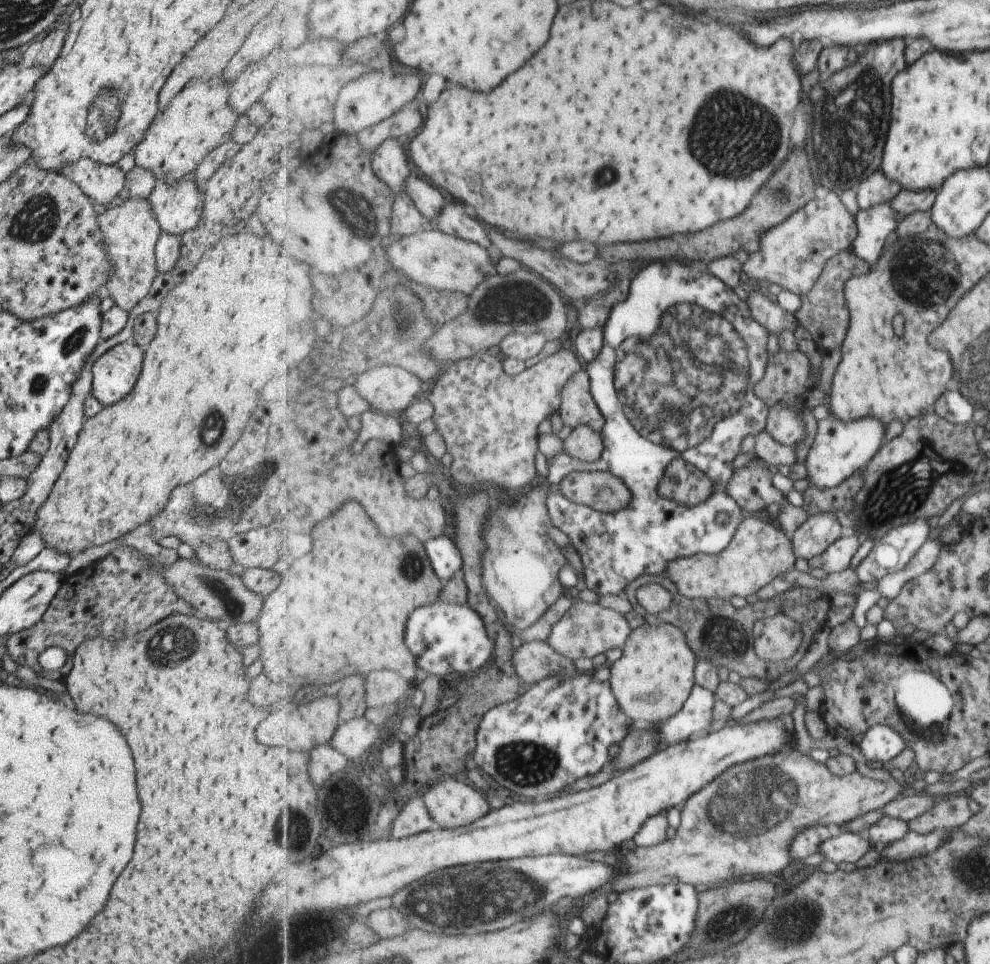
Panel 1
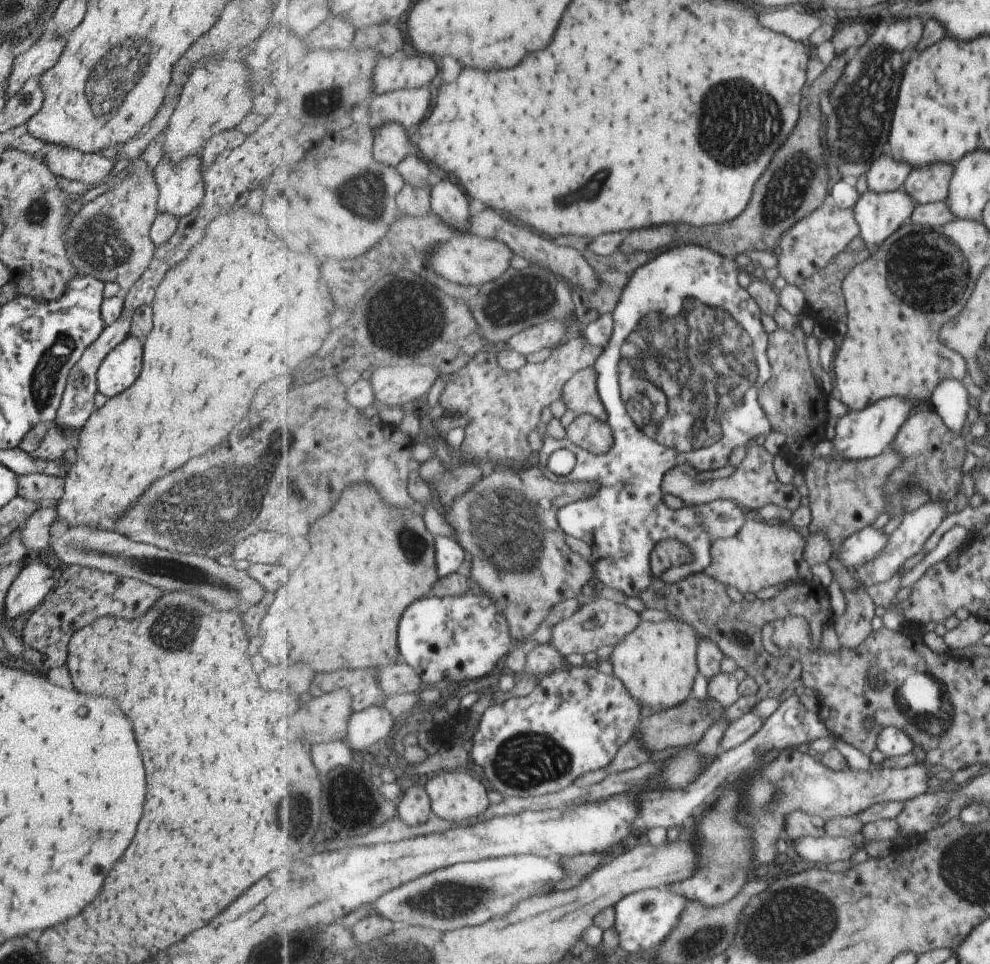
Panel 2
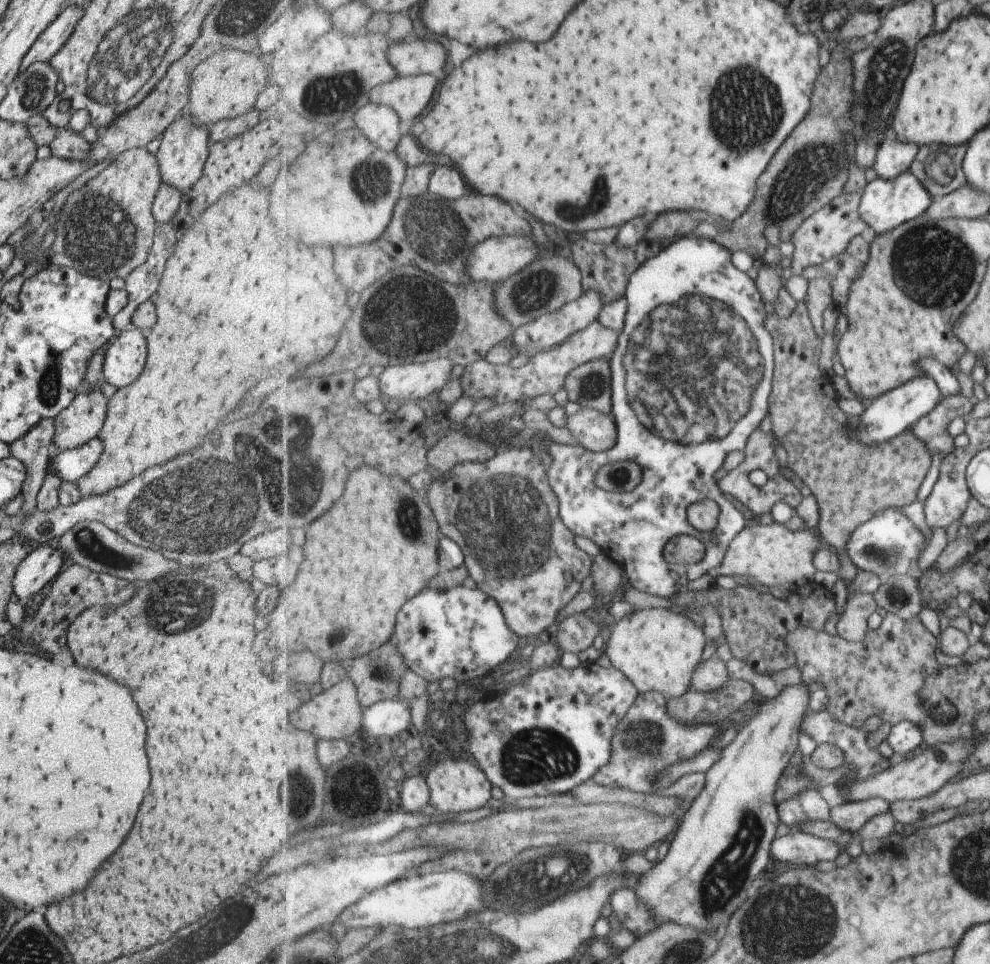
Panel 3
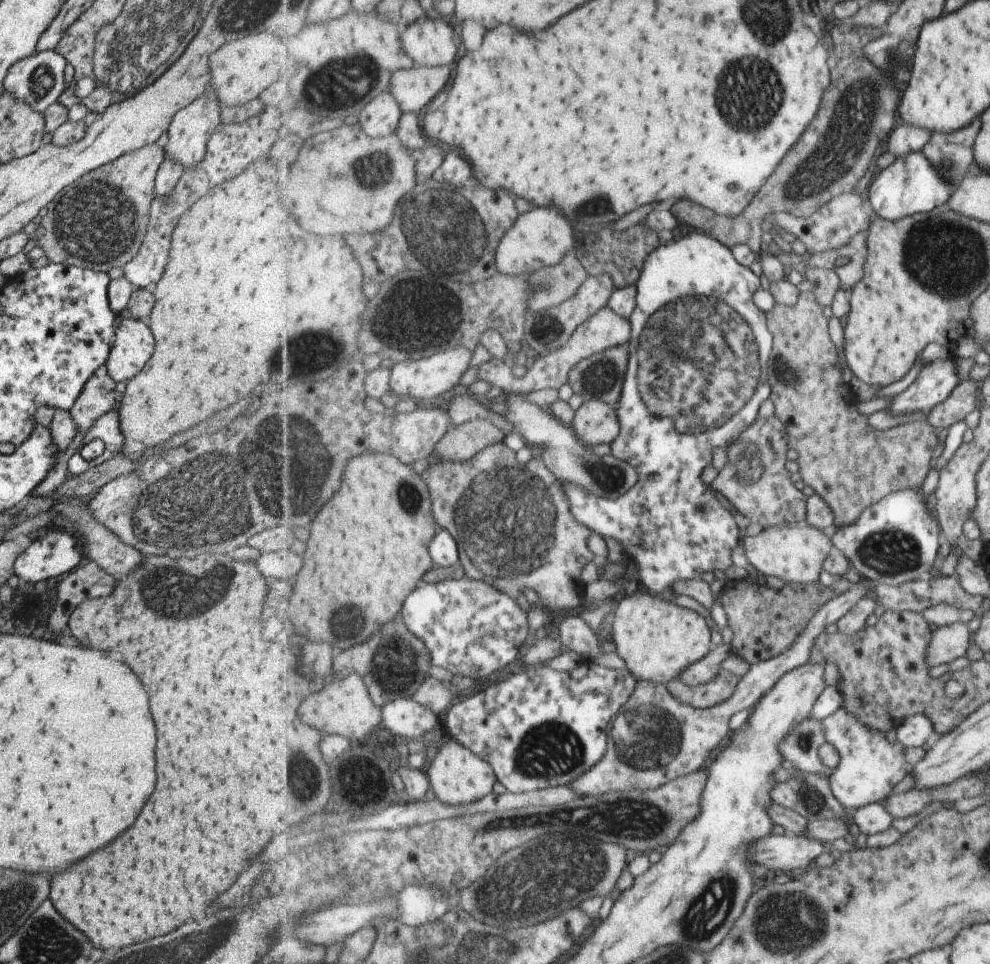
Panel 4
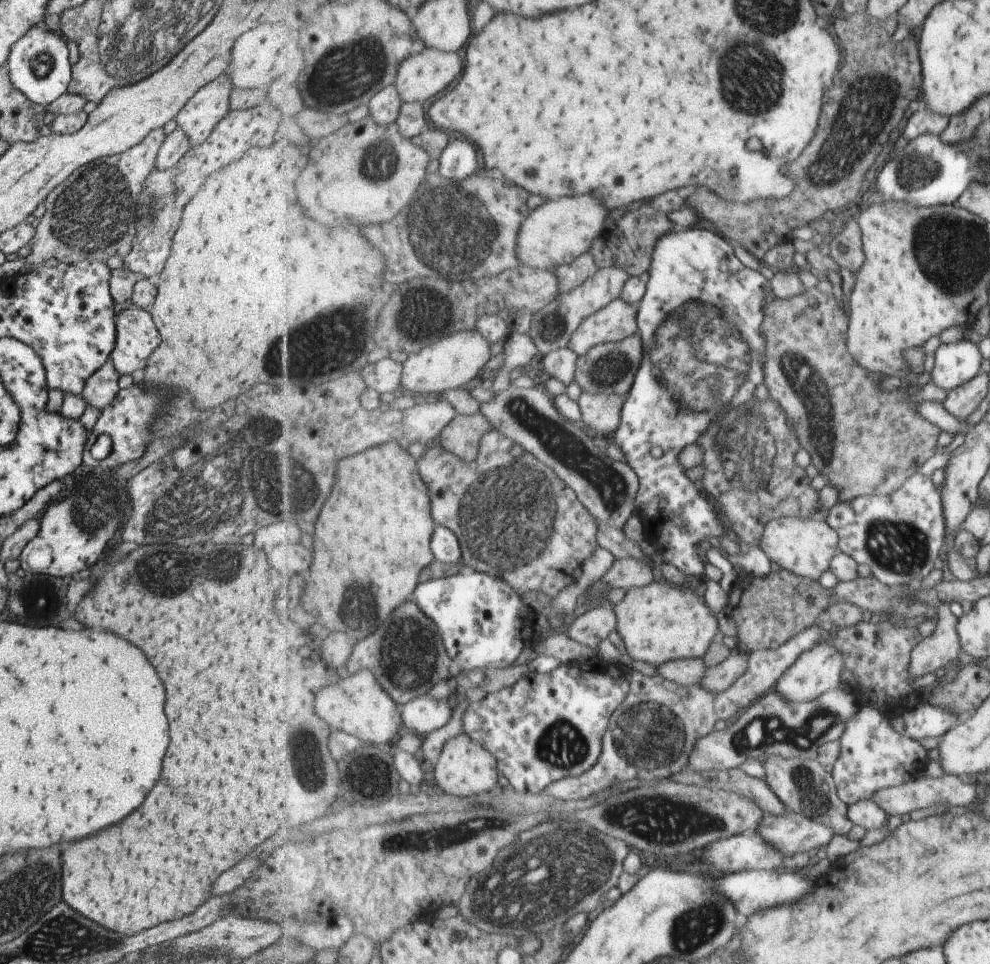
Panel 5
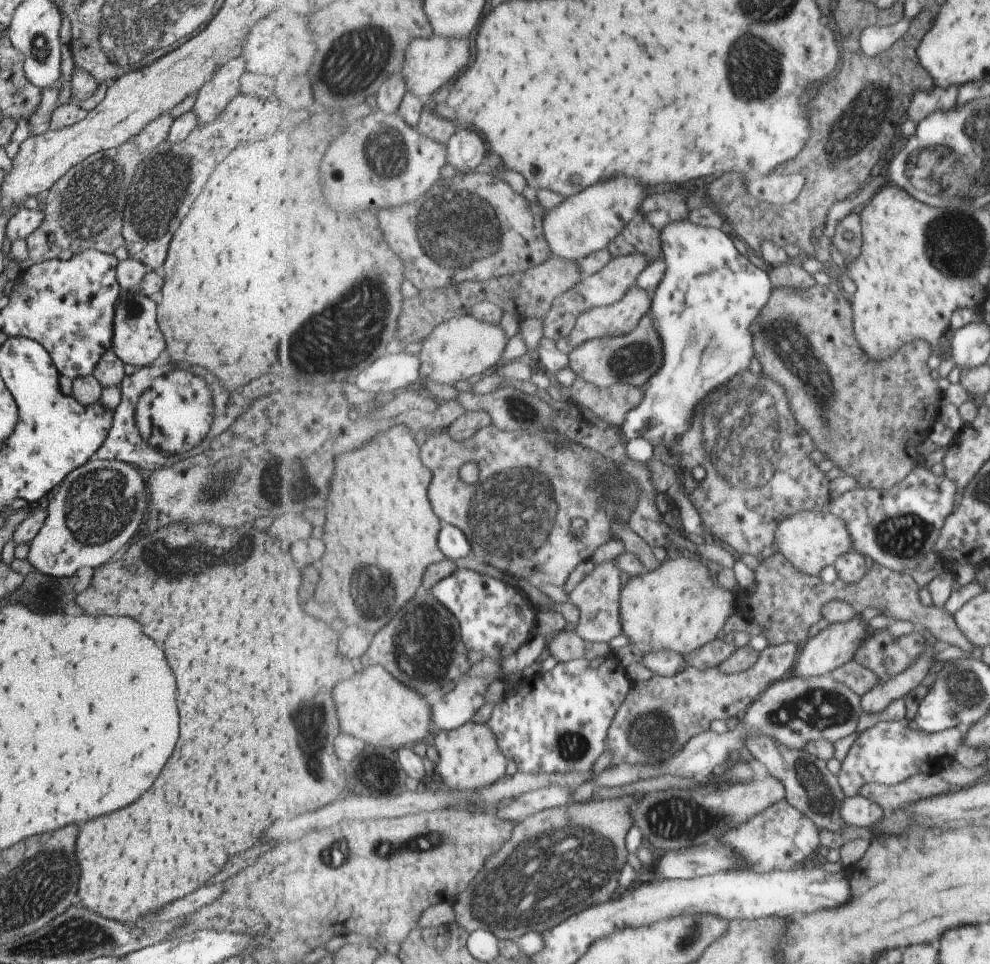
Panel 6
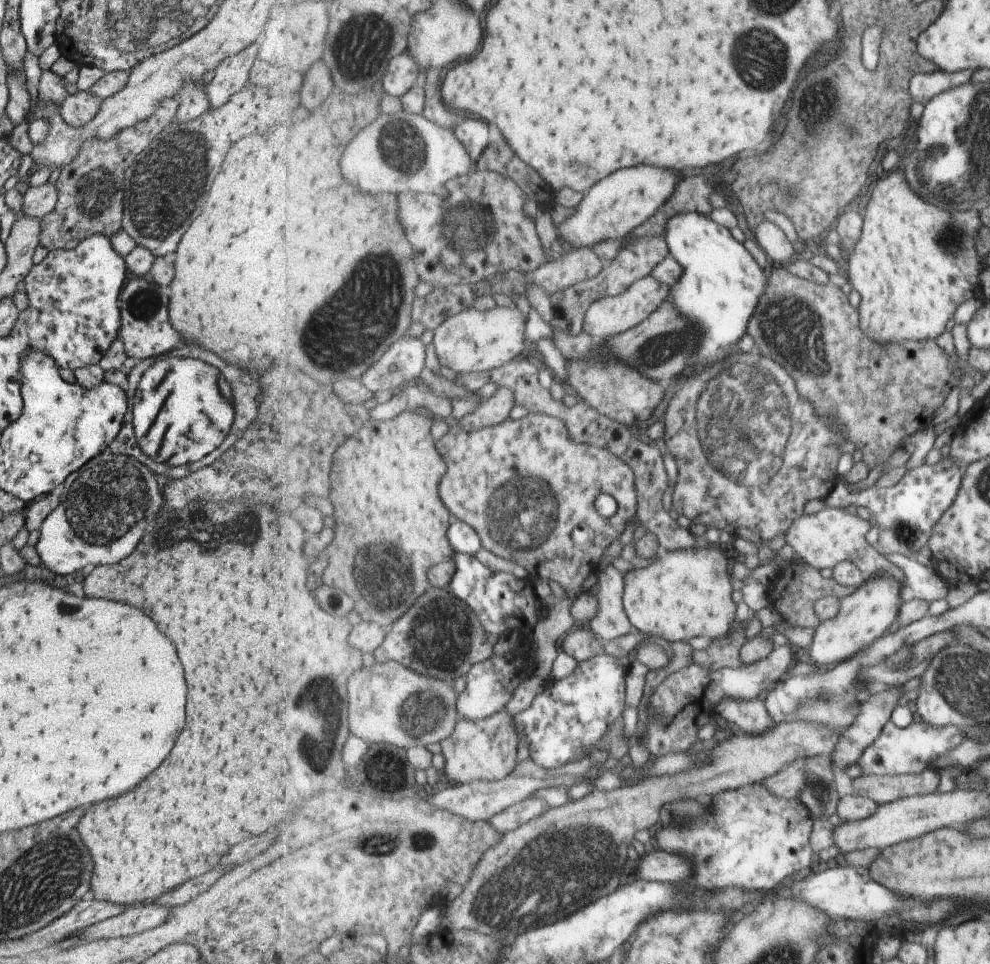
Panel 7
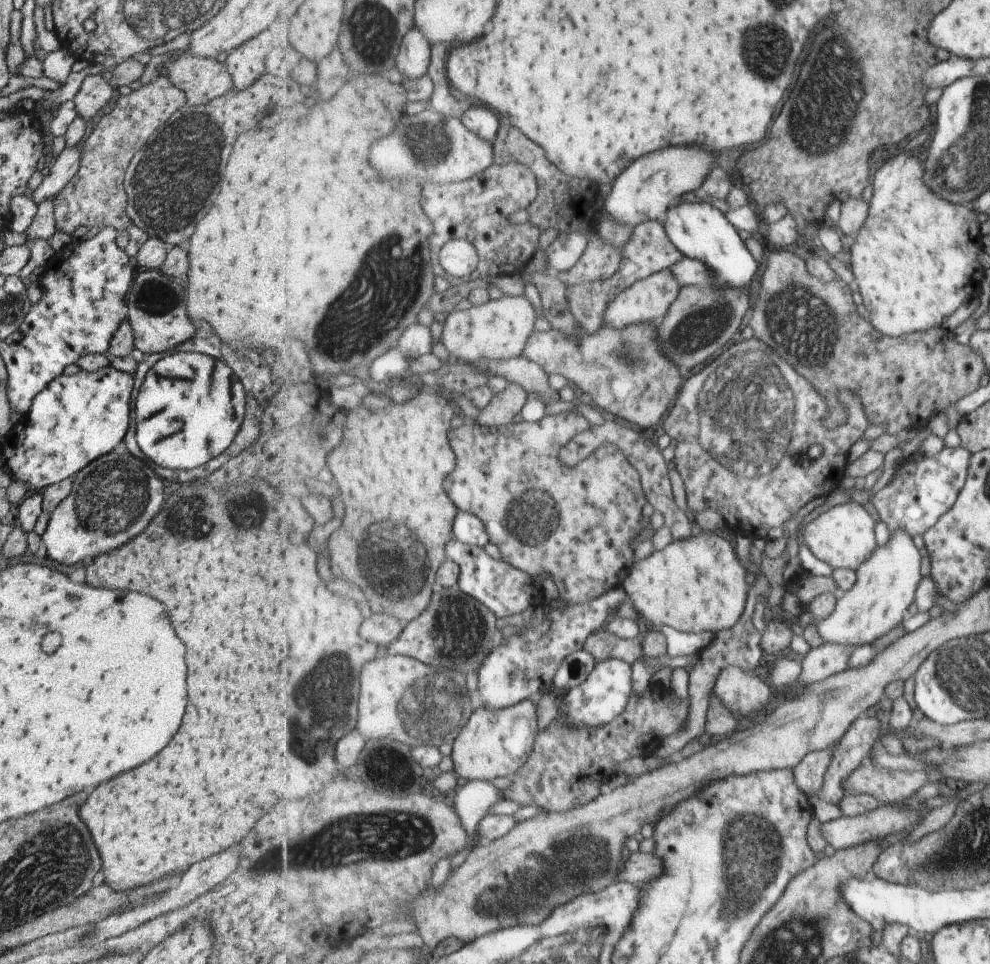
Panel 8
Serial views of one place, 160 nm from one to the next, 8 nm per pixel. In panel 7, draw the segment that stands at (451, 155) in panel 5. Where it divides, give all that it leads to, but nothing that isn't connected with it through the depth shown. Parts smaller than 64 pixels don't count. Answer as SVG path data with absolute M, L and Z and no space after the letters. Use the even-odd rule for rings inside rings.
M467 114L455 126L456 137L469 149L474 162L489 146L489 124Z

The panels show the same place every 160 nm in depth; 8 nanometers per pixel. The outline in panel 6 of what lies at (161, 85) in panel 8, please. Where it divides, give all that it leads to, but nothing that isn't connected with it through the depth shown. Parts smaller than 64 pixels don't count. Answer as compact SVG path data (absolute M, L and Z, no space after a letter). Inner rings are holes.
M164 112L122 145L96 152L60 176L48 188L41 224L24 238L28 258L19 262L20 270L57 257L62 248L69 249L72 254L90 248L112 254L115 248L123 246L123 209L130 194L132 176L139 162L167 138L171 123L171 114Z

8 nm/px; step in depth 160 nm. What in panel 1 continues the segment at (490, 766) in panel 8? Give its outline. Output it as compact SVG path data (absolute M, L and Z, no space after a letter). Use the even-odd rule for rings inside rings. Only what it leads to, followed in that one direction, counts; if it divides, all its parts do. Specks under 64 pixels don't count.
M465 778L441 779L423 797L435 822L446 829L473 824L492 810L483 792L475 792Z

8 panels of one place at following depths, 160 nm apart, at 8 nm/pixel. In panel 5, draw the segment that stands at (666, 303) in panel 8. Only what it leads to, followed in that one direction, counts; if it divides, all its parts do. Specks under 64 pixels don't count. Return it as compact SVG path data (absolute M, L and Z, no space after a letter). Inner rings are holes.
M619 297L588 316L571 337L568 347L580 357L598 344L625 340L639 332L638 314L638 307Z

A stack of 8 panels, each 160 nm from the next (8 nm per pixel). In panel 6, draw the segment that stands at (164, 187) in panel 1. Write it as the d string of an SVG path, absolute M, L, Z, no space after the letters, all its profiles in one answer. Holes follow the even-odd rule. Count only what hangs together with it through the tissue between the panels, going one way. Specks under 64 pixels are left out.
M233 58L221 65L203 86L198 90L192 108L198 124L211 122L227 102L239 94L239 76L243 74L245 60Z

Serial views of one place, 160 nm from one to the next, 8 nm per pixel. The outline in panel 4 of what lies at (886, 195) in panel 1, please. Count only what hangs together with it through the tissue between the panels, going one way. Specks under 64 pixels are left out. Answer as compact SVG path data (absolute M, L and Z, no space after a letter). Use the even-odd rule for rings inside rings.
M903 124L895 132L891 132L891 136L885 144L885 150L893 153L896 159L913 151L921 151L930 141L932 134L919 126Z

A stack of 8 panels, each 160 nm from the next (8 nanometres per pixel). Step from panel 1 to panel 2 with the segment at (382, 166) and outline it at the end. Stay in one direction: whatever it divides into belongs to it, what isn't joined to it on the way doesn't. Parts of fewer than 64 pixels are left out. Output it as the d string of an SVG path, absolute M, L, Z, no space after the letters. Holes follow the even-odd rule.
M389 121L377 127L374 132L374 154L378 161L397 167L414 151L407 130L398 122Z

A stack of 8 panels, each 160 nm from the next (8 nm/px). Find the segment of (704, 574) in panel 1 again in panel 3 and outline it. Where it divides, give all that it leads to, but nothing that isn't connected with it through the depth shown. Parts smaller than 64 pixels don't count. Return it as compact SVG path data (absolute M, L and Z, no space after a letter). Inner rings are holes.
M752 521L733 538L723 564L707 574L713 579L716 576L742 576L744 579L749 576L751 584L759 583L767 587L790 584L794 590L815 578L813 556L820 550L819 544L819 538L811 529L801 528L793 531L784 524L773 522L765 526Z

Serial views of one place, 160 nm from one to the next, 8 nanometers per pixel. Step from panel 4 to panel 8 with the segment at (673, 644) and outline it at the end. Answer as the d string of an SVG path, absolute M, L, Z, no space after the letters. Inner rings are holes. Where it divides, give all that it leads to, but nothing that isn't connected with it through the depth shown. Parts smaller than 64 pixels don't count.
M699 531L686 539L674 540L669 546L657 549L635 564L622 586L645 627L662 629L665 625L686 633L716 632L730 629L743 616L749 598L747 570L741 564L732 540L725 540L719 532Z

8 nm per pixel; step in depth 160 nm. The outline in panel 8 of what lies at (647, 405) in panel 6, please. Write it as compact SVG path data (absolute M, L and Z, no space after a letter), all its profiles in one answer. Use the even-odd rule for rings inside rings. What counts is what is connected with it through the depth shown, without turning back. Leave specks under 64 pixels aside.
M677 200L667 211L664 225L673 244L686 257L705 261L710 266L716 276L713 285L745 289L753 282L759 263L741 240L738 228L728 219L727 214L713 203Z

